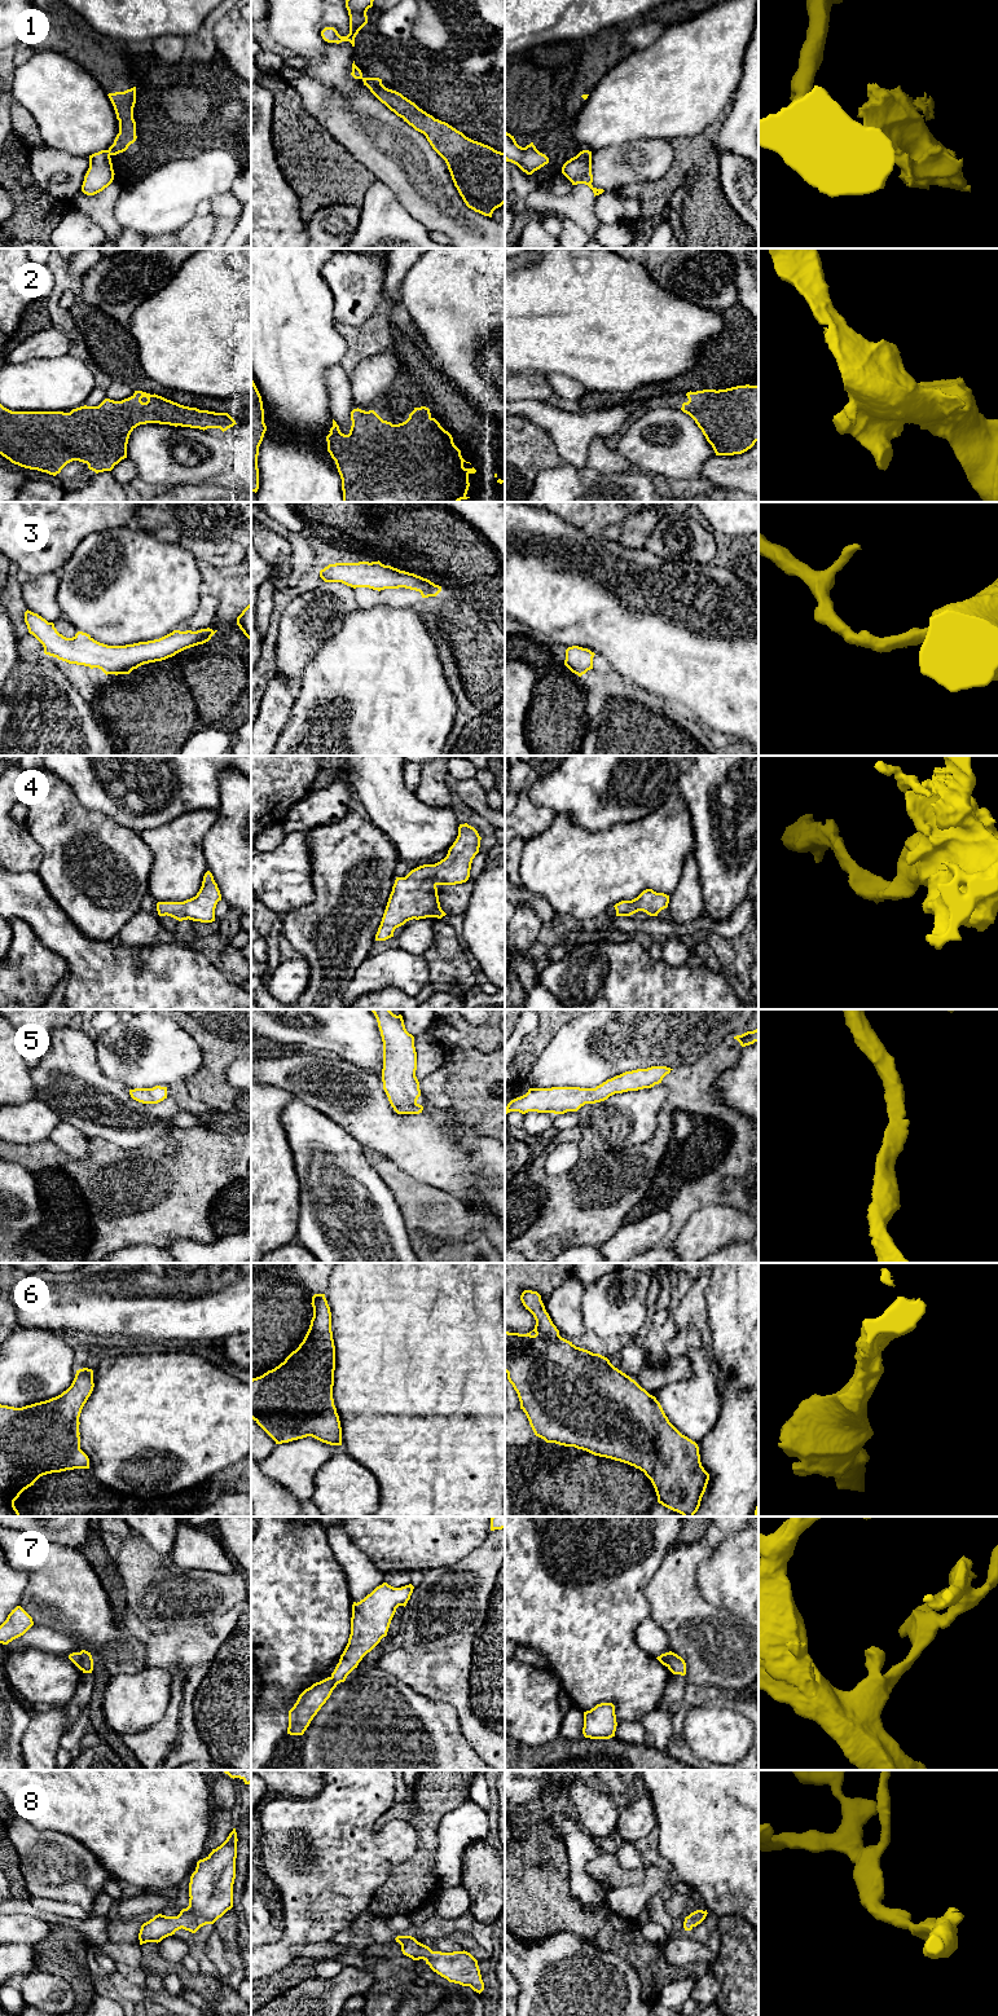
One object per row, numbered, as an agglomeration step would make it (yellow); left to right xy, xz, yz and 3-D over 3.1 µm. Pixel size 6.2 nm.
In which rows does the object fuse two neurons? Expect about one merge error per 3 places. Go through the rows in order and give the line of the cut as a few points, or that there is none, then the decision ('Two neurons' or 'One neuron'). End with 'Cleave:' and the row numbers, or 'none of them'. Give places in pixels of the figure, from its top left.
1: Split along xy (108, 150), (110, 154). Two neurons
2: No split. One neuron
3: No split. One neuron
4: No split. One neuron
5: No split. One neuron
6: No split. One neuron
7: Split along xy (79, 1653), (82, 1669). Two neurons
8: No split. One neuron
Cleave: 1, 7

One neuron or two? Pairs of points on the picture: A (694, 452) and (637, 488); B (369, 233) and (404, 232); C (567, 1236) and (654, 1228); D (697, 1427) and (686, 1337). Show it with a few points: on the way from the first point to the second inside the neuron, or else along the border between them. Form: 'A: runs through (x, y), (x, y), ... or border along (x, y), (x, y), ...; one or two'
A: border along (637, 469), (649, 475); two
B: runs through (378, 233), (395, 233); one
C: border along (623, 1224), (598, 1248); two
D: runs through (697, 1405), (699, 1395), (699, 1359); one

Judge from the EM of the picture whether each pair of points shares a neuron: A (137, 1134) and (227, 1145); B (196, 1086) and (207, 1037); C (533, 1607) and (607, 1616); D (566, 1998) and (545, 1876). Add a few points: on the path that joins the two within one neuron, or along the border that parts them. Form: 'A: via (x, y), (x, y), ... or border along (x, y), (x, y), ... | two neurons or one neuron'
A: border along (171, 1127), (165, 1138), (152, 1140), (136, 1148) | two neurons
B: via (207, 1074), (210, 1072), (210, 1048) | one neuron
C: via (552, 1607), (577, 1607), (589, 1616) | one neuron
D: border along (584, 1937), (554, 1932), (526, 1944) | two neurons

